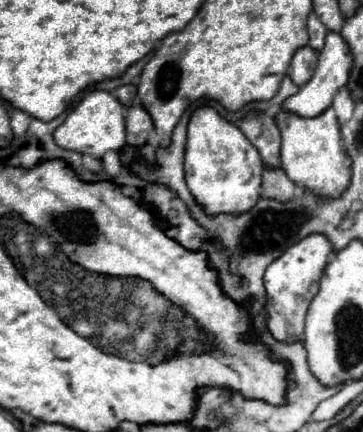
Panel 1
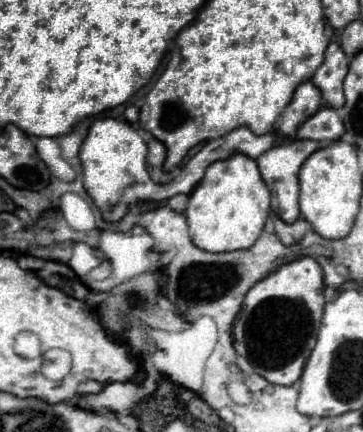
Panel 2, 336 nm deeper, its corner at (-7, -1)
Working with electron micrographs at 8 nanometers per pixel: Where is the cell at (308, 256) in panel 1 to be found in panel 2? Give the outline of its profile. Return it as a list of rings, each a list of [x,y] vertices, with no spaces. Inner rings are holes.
[[[299,258],[277,268],[247,292],[241,312],[233,322],[235,350],[271,384],[291,386],[301,378],[303,366],[317,340],[325,306],[323,290],[321,266],[313,258]]]

